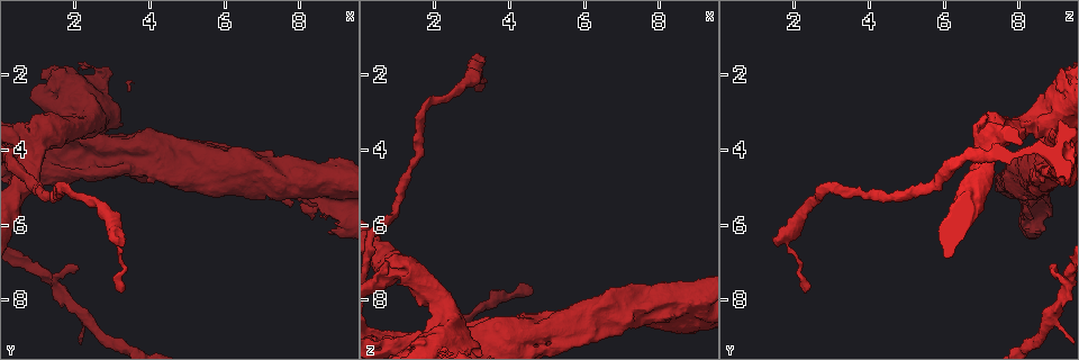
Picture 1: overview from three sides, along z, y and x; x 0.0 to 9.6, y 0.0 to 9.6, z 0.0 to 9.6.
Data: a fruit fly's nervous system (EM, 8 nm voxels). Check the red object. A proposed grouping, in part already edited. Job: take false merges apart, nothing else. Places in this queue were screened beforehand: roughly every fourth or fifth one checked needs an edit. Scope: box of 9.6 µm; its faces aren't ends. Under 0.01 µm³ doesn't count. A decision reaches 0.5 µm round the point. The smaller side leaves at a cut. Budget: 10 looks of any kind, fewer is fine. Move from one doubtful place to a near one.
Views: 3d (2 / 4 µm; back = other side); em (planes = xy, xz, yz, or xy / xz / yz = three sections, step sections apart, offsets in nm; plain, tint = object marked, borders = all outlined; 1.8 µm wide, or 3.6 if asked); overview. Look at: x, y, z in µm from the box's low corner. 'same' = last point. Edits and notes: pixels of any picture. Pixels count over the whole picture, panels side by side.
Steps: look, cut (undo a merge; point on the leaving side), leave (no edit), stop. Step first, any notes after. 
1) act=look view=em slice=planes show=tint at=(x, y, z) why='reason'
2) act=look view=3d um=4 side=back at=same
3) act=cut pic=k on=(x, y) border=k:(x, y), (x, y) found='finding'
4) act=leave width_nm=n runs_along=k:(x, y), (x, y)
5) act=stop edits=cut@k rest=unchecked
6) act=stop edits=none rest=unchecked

act=look view=3d um=4 at=(7.30, 4.55, 8.25)

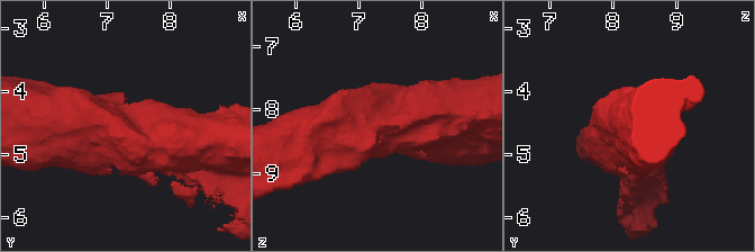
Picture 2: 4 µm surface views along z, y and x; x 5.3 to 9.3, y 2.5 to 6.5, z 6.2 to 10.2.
act=look view=em slice=planes show=tint at=(7.35, 4.60, 8.20)

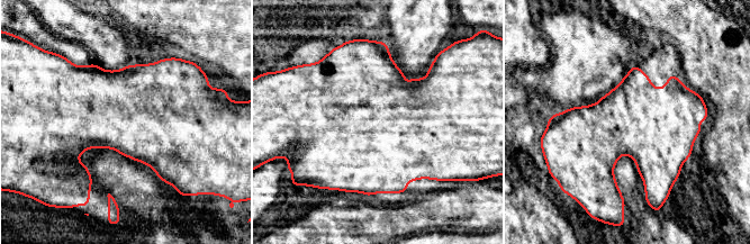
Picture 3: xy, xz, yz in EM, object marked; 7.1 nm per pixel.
act=leave found='continuous, no second neuron'

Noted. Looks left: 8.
act=look view=3d um=4 at=(4.70, 4.15, 8.90) why='closes a loop'

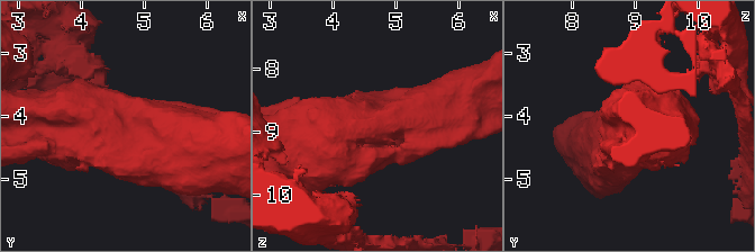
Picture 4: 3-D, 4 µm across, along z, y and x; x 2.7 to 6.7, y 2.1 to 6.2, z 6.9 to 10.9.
act=look view=em um=3.6 slice=xz step=8 show=borders at=(4.70, 4.10, 8.85) why='now the EM'

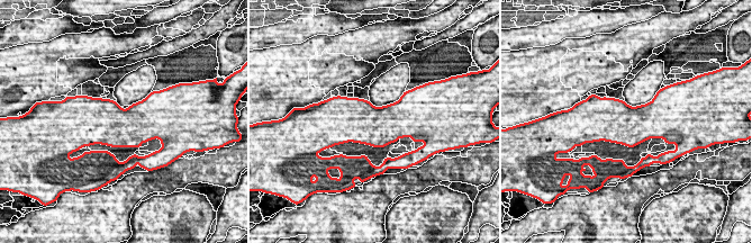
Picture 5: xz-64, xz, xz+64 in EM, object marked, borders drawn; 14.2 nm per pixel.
act=leave found='one neuron here'

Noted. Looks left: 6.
act=look view=3d um=4 at=(8.85, 5.55, 8.30) why='closes a loop'

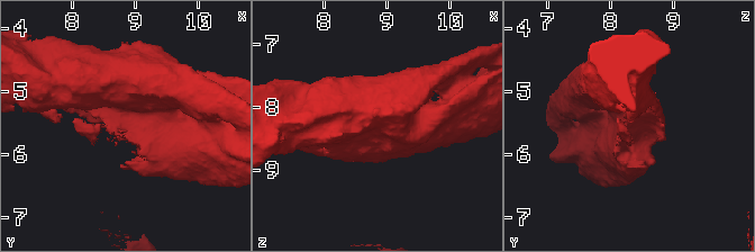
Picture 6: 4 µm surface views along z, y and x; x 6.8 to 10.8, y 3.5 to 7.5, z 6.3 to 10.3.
act=look view=em um=3.6 slice=planes show=tint at=(8.90, 5.60, 8.35) why='shape alone is not enough'

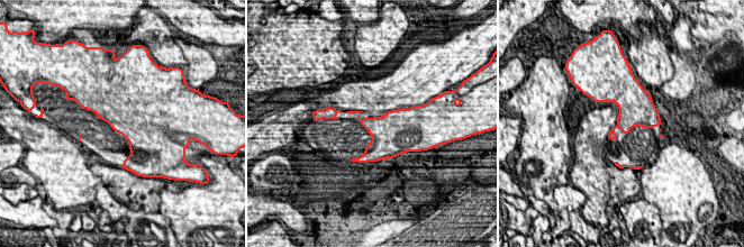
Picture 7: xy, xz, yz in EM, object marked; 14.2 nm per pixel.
act=leave found='continuous, no second neuron'

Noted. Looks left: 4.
act=look view=em slice=planes show=plain at=(3.05, 6.15, 1.90) why='calibre changes'

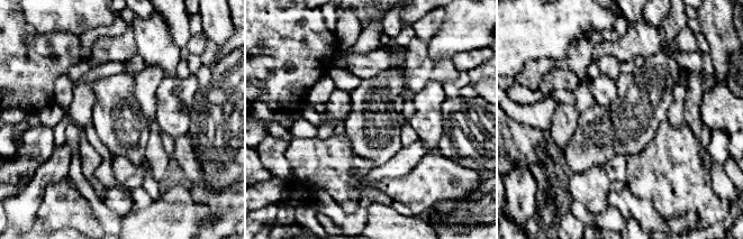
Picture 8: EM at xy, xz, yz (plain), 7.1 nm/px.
act=look view=em slice=planes show=borders at=same why='see the neighbours'

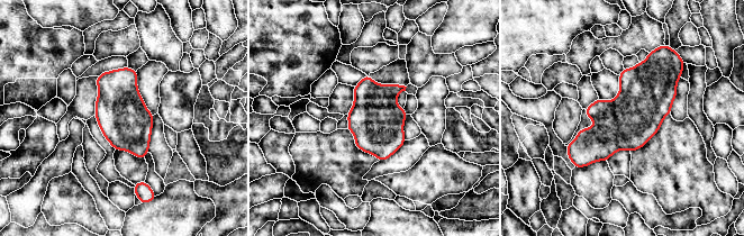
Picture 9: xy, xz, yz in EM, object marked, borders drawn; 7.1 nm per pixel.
act=leave found='all the same neuron'

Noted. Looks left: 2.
act=stop edits=none rest=unchecked

